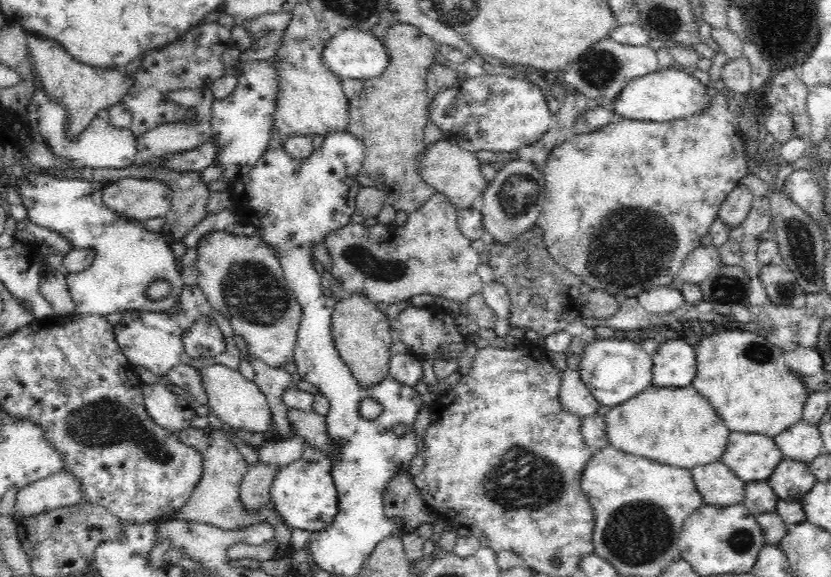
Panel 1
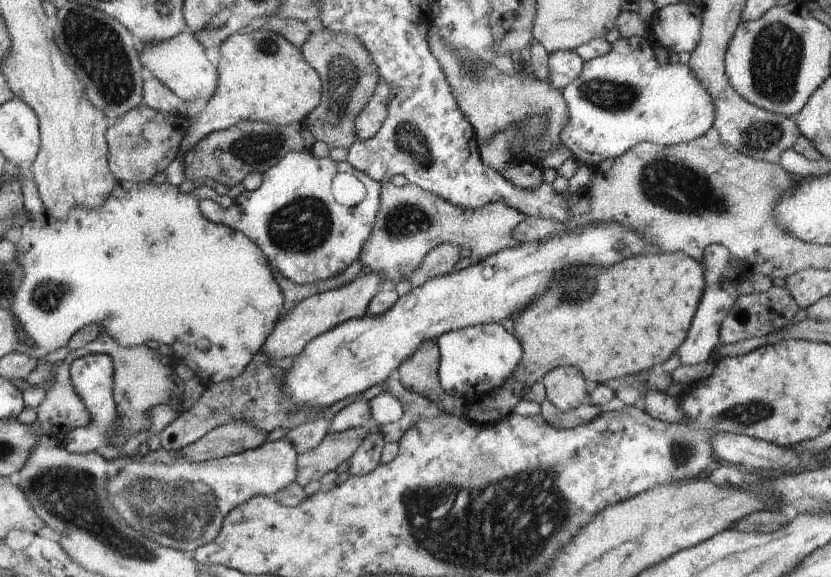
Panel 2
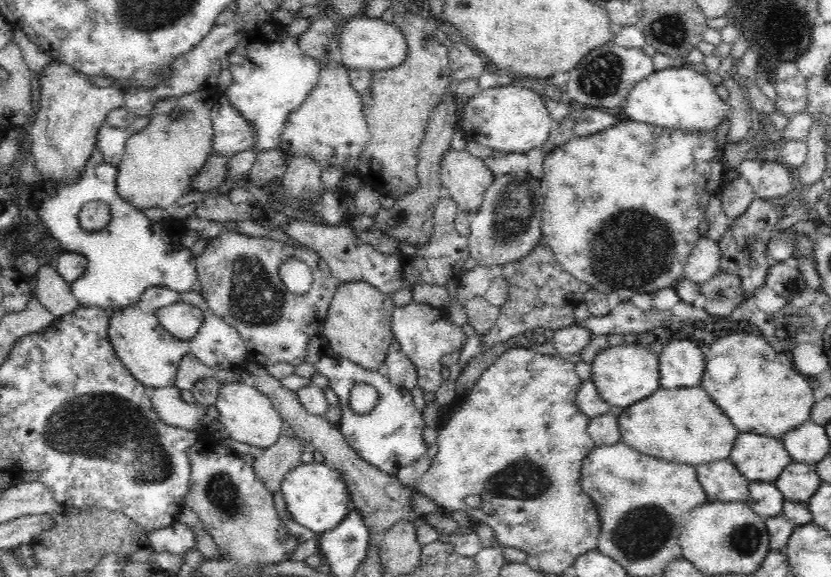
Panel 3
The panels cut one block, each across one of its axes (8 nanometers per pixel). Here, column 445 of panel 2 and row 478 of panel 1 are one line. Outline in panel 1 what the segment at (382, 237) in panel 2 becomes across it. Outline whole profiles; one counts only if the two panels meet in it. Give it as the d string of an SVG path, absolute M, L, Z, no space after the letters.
M190 426L184 430L180 430L178 434L179 439L184 444L193 446L196 450L199 450L199 453L202 455L204 474L202 474L202 478L198 482L198 486L196 486L192 497L186 502L184 507L176 510L174 518L188 522L208 524L224 531L238 531L239 529L258 523L268 523L275 531L275 536L271 540L259 545L237 542L235 545L228 547L227 555L231 560L242 558L250 558L250 560L258 561L283 559L292 551L290 548L292 529L284 523L282 515L274 510L273 505L258 506L254 510L244 509L239 497L243 479L247 474L248 465L236 445L232 443L232 435L230 432L223 430L214 430L210 426L202 429Z

